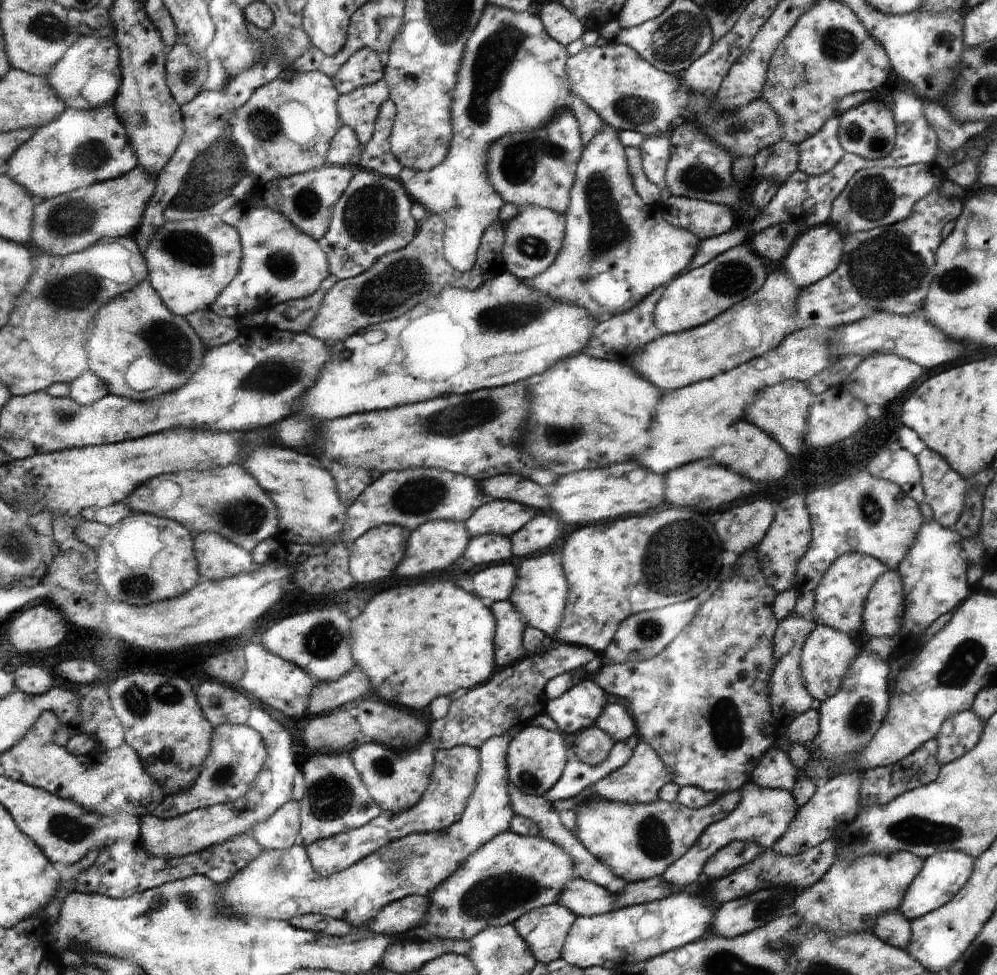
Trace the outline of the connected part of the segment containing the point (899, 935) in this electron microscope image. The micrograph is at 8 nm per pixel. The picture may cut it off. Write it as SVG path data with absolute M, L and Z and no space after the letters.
M884 912L876 919L872 933L875 933L881 941L887 941L896 948L904 949L912 936L911 921L904 918L902 912Z

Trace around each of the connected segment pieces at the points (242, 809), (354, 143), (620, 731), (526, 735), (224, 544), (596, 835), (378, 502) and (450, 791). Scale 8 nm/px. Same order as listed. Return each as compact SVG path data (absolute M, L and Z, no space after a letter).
M260 708L252 709L247 725L256 729L262 736L262 740L266 744L266 752L268 752L268 758L266 758L262 770L256 774L248 792L236 802L196 809L176 818L164 820L154 814L141 817L141 835L147 841L148 849L156 856L182 858L218 847L219 844L236 839L236 836L252 837L256 824L266 820L268 816L274 815L284 803L292 800L292 784L294 784L294 776L296 776L298 768L296 768L294 754L290 750L292 748L290 734Z
M343 124L339 134L335 136L335 140L331 146L332 156L328 156L330 164L340 164L344 167L357 167L364 144L356 138L356 132L350 126Z
M613 700L606 710L600 715L596 727L601 728L608 736L614 738L614 742L628 740L632 734L636 734L636 726L630 716L626 716L626 706L621 701Z
M527 724L512 739L507 751L507 768L510 770L510 784L527 795L541 796L547 794L563 776L566 770L566 748L560 730L548 730L542 726Z
M216 532L195 536L196 556L204 580L226 580L260 568L252 562L247 549Z
M740 792L719 795L714 803L699 809L688 808L678 801L626 804L594 800L582 804L576 814L576 836L584 848L627 883L662 877L666 870L699 842L712 823L726 819L740 802Z
M414 467L388 471L369 484L351 504L341 540L349 545L371 528L382 524L400 525L413 531L428 521L463 522L492 500L490 495L483 492L478 480L448 470Z
M456 745L449 749L437 749L436 751L436 776L432 777L432 788L428 789L428 796L420 799L420 804L409 808L400 814L382 812L366 826L347 829L343 833L331 836L330 839L319 840L308 846L311 861L316 872L321 877L332 876L335 872L346 870L359 860L367 859L374 855L393 840L411 834L438 832L447 829L458 822L470 802L471 794L478 782L480 764L482 758L479 749L468 745Z

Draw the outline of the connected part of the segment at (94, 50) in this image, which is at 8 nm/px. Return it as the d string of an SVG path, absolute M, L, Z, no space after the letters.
M83 36L75 47L68 50L67 55L48 74L47 78L52 84L52 88L56 90L58 98L64 100L68 104L68 109L76 108L78 110L94 109L94 106L84 98L82 90L86 86L86 82L90 80L90 76L98 70L108 70L108 72L120 72L123 70L123 57L121 48L115 39L96 38L96 36Z

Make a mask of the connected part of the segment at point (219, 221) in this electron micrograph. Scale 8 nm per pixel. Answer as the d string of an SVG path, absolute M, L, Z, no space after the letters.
M207 215L195 220L168 221L154 234L145 258L154 288L176 314L187 317L198 311L210 310L222 292L240 276L244 264L243 237L238 228L226 224L221 216Z

